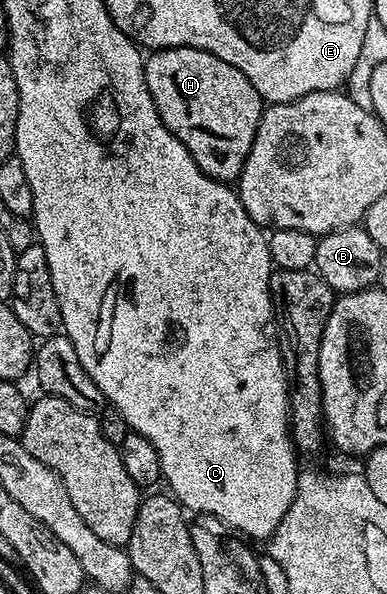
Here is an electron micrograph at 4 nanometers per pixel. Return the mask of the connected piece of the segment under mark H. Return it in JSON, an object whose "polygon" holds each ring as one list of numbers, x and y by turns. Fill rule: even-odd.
{"polygon":[[160,48,145,57,146,85,152,102,168,130,192,154,196,166,213,180,237,181,252,150,264,101,236,70,216,54,195,48]]}

